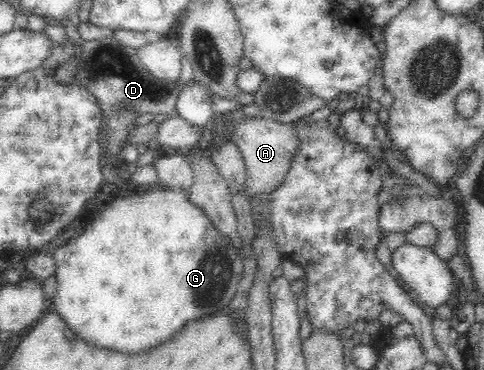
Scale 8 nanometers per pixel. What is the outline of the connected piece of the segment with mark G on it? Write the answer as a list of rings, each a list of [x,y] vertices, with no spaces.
[[[159,186],[158,190],[111,197],[82,235],[65,240],[52,255],[58,284],[50,310],[58,314],[70,334],[88,345],[138,354],[172,340],[190,321],[220,314],[236,294],[243,278],[241,256],[212,227],[210,219],[188,199],[188,191]]]

